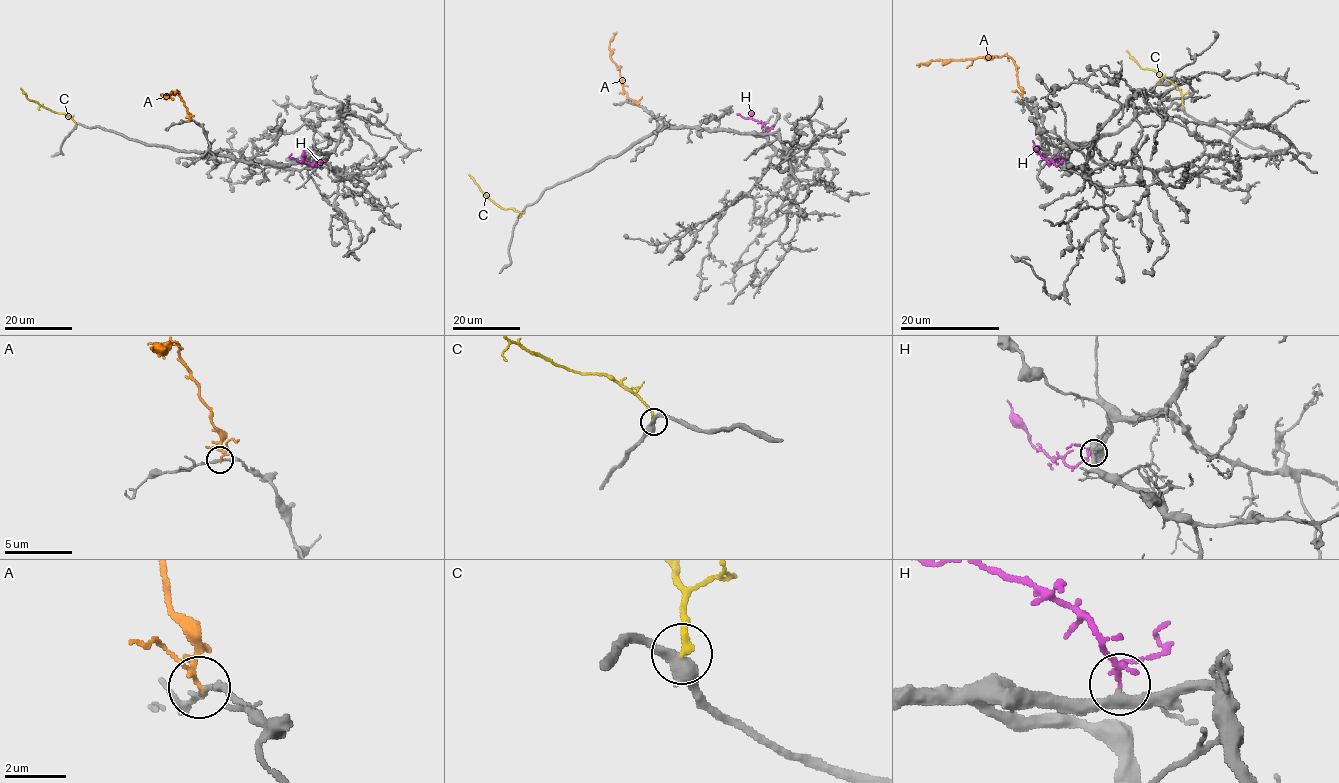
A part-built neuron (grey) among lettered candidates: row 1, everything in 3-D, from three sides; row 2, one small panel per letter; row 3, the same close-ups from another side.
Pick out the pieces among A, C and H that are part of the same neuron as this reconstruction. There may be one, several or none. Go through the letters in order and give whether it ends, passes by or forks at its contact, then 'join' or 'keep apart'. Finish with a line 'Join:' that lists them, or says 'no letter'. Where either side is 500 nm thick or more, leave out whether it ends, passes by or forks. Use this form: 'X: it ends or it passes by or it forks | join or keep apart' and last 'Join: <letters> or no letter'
A: it passes by | keep apart
C: it ends | keep apart
H: it passes by | join
Join: H

